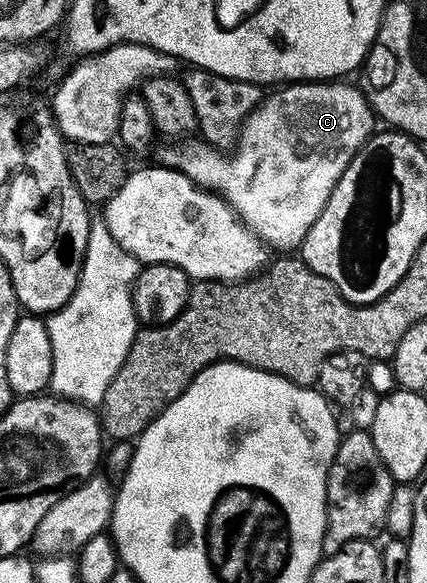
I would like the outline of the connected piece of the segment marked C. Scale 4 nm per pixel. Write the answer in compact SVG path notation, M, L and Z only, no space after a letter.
M322 80L320 82L298 82L277 88L247 116L237 137L237 145L230 154L193 136L188 140L177 140L165 144L161 150L160 165L170 166L192 180L203 190L212 190L224 198L237 217L265 243L277 252L289 252L300 247L311 224L323 212L335 184L343 176L347 164L361 150L361 146L374 133L375 115L368 98L360 89L348 86L345 80Z

